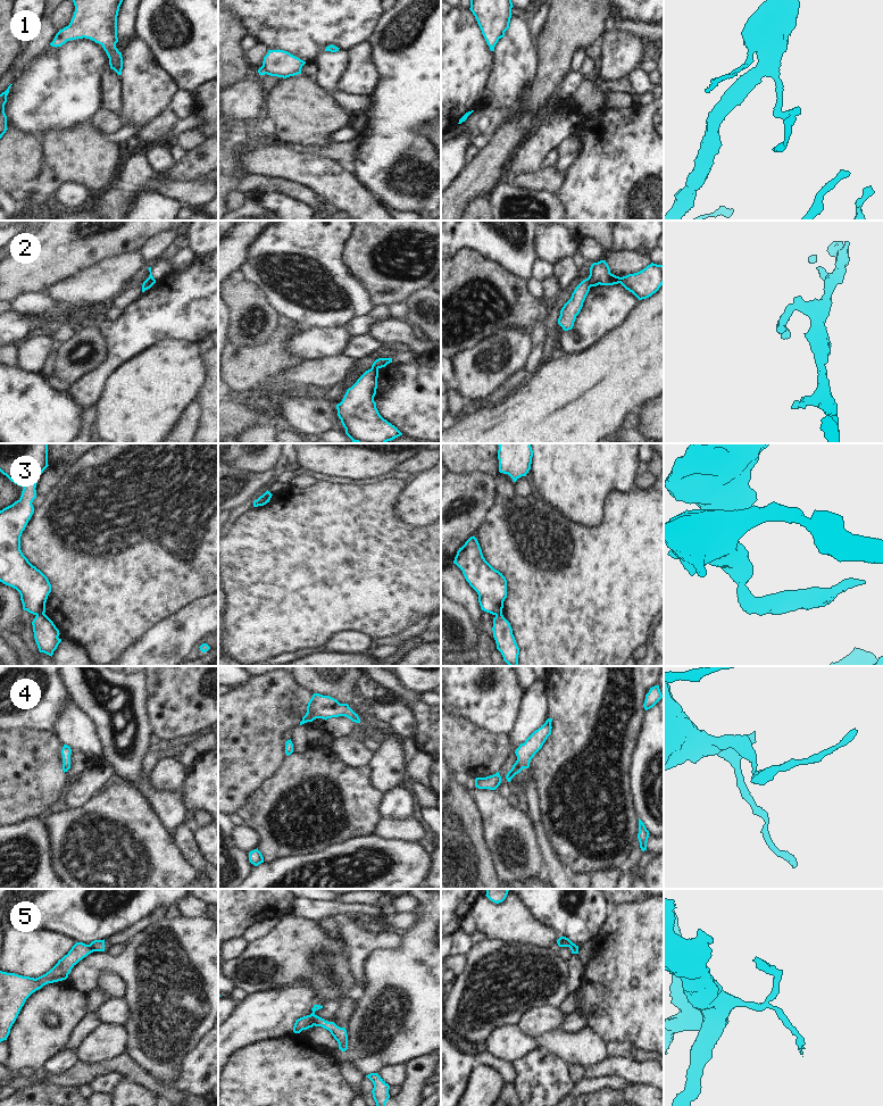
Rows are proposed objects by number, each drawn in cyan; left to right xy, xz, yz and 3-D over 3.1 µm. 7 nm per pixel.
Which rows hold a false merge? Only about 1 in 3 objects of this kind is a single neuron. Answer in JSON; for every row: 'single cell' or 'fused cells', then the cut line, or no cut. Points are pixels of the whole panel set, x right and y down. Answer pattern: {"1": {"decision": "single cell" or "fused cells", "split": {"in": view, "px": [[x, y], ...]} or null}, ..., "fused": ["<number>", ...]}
{"1": {"decision": "single cell", "split": null}, "2": {"decision": "fused cells", "split": {"in": "yz", "px": [[588, 277], [590, 287]]}}, "3": {"decision": "fused cells", "split": {"in": "xy", "px": [[43, 612], [36, 615]]}}, "4": {"decision": "single cell", "split": null}, "5": {"decision": "fused cells", "split": {"in": "xz", "px": [[309, 1015], [314, 1024]]}}, "fused": ["2", "3", "5"]}

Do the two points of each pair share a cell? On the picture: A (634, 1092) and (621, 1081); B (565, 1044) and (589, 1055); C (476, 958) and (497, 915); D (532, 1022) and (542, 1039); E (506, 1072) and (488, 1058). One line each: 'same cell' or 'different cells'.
A: different cells
B: same cell
C: different cells
D: different cells
E: same cell

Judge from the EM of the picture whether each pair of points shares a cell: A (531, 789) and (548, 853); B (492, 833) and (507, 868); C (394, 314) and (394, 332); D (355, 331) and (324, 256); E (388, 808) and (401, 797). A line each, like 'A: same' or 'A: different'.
A: same
B: same
C: different
D: different
E: same

